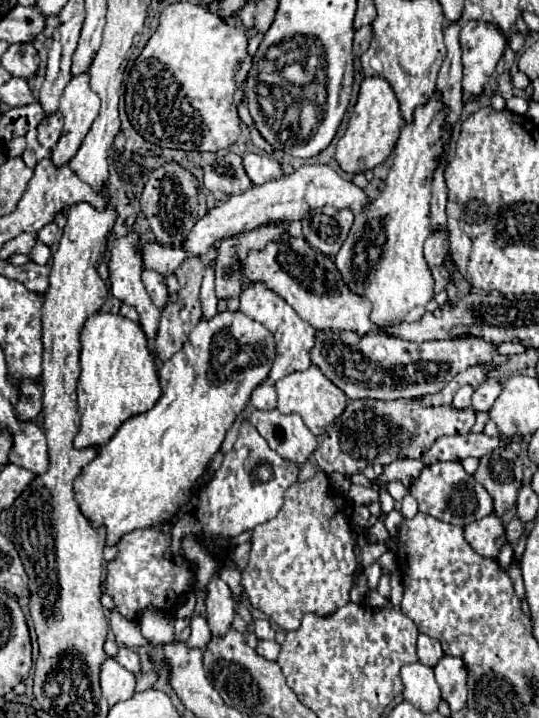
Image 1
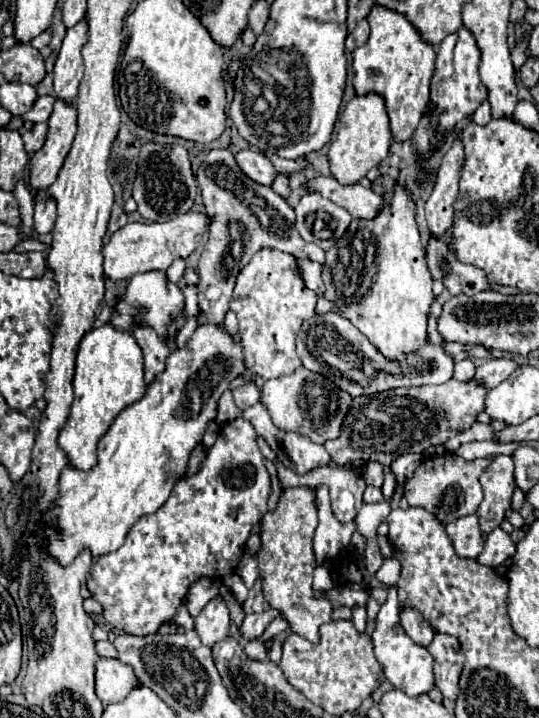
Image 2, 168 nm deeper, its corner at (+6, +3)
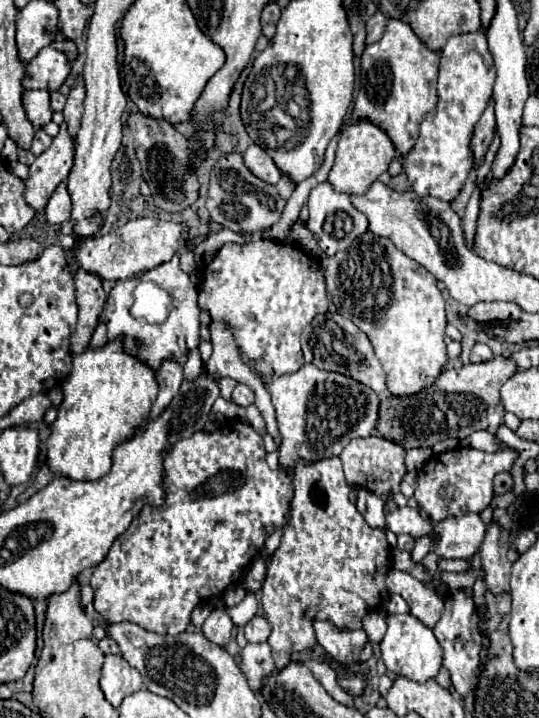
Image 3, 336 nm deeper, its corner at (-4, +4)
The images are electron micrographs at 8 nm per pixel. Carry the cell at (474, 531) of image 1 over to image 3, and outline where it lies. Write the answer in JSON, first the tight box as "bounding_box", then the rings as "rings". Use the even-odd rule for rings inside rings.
{"bounding_box":[410,513,484,563],"rings":[[[468,513],[464,517],[450,517],[436,523],[438,541],[418,539],[410,557],[414,563],[420,563],[428,551],[436,551],[444,559],[470,559],[480,551],[484,525],[480,515]]]}

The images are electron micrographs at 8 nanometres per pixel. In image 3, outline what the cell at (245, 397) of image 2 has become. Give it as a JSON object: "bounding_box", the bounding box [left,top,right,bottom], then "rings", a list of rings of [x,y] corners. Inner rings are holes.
{"bounding_box":[232,383,254,407],"rings":[[[238,383],[238,385],[236,385],[236,389],[234,389],[234,393],[232,393],[232,401],[234,401],[236,405],[248,407],[248,405],[252,405],[252,403],[254,403],[254,391],[252,391],[250,387],[246,387],[246,385]]]}

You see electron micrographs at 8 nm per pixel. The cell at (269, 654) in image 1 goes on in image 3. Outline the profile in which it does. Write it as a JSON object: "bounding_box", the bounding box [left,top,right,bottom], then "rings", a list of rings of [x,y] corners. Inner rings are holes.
{"bounding_box":[240,643,276,691],"rings":[[[248,643],[240,651],[240,669],[244,671],[248,685],[256,691],[262,685],[262,679],[270,675],[276,667],[272,661],[272,651],[268,643]]]}

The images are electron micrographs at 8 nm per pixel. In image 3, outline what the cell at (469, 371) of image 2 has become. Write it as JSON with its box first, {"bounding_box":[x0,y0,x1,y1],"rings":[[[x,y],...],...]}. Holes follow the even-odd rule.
{"bounding_box":[470,343,492,363],"rings":[[[476,343],[470,351],[470,363],[486,363],[488,359],[492,359],[490,347],[484,343]]]}

